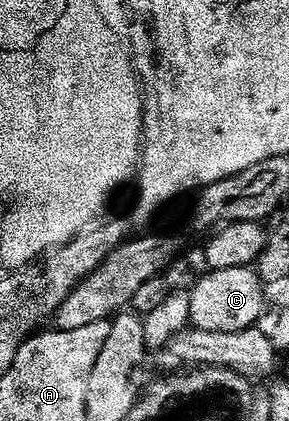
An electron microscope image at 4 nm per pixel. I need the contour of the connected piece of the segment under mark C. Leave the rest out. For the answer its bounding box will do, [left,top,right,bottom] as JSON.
[189,268,266,332]

